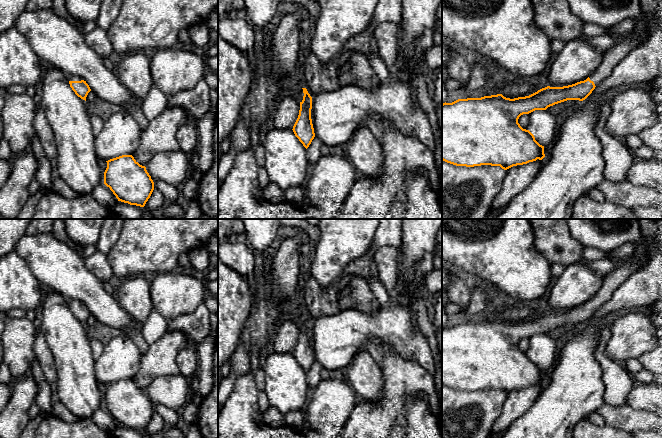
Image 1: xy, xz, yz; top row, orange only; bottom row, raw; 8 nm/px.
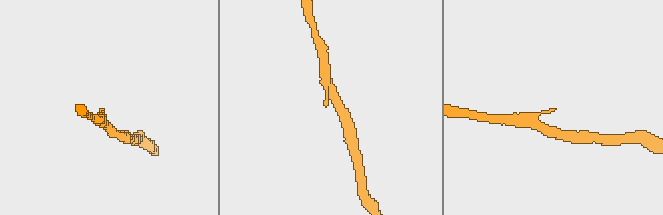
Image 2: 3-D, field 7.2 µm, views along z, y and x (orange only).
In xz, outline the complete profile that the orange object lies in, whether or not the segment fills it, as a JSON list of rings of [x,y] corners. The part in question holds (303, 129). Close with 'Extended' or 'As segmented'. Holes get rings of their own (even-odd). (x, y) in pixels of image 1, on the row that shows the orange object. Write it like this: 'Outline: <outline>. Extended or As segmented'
Outline: [[[306,88],[303,89],[303,100],[300,102],[298,118],[293,126],[293,132],[303,146],[307,149],[315,137],[311,119],[312,97]]]. As segmented

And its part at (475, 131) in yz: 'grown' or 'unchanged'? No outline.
grown

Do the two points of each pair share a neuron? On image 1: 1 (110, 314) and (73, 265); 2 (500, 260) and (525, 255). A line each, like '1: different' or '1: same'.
1: same
2: same

